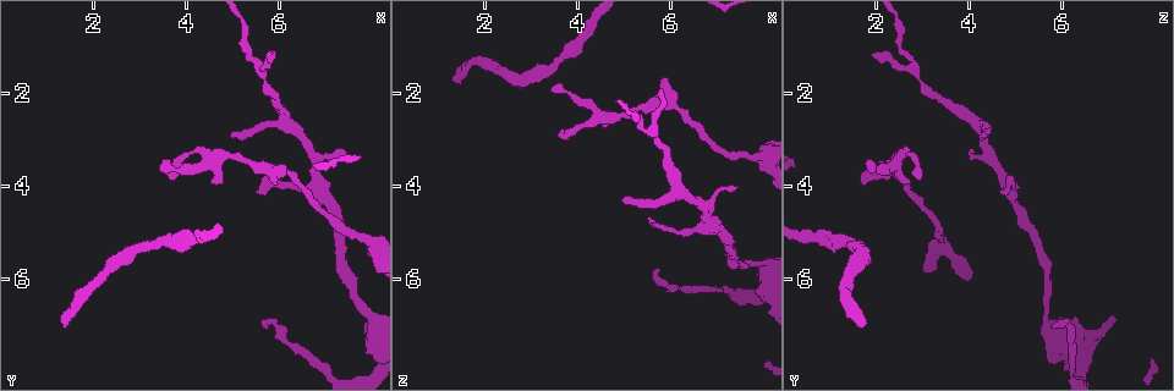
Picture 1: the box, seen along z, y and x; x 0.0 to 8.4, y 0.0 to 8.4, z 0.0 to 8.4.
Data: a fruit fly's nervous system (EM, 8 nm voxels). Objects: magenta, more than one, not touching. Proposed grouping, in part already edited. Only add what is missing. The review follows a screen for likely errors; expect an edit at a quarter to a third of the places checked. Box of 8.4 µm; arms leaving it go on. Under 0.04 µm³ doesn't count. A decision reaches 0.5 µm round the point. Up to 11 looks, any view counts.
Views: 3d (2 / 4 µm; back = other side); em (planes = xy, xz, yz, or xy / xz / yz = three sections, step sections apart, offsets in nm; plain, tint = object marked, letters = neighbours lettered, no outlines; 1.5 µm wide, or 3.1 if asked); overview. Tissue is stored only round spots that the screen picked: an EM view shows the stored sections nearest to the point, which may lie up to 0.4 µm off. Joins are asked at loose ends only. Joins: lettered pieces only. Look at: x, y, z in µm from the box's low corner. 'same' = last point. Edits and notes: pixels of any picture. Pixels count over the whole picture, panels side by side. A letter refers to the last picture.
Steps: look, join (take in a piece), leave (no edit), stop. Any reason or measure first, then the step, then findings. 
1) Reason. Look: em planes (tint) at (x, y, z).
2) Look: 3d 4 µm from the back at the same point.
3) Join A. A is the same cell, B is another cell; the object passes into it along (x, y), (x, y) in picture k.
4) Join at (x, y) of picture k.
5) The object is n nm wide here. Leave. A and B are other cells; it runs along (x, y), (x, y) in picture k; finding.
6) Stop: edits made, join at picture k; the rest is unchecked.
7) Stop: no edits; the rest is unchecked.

Free end. Look: 3d 2 µm at (3.45, 3.65, 1.95).

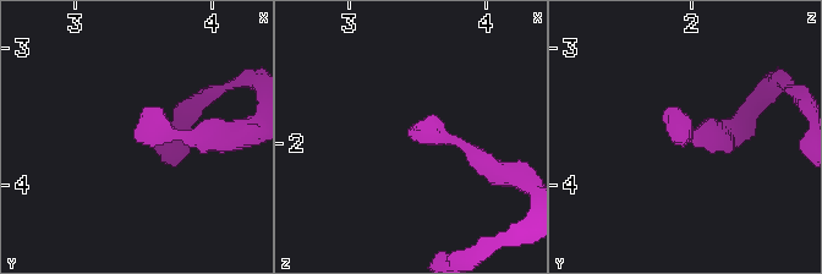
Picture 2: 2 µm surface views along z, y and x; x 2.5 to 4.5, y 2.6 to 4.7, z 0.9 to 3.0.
Now the EM. Look: em planes (letters) at (3.44, 3.62, 1.94).

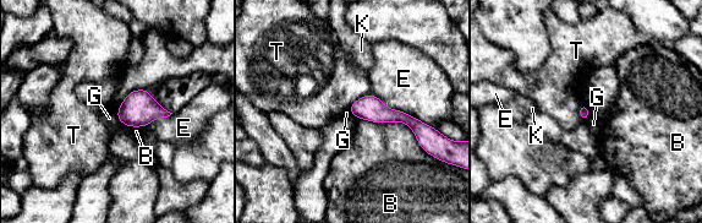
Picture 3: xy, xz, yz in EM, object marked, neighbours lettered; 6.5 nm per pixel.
Leave. B, E, G, K and T are other cells; no lettered piece goes on from it.

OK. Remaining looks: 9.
An open end. Look: em xy step 4 (tint) at (5.00, 2.95, 4.40).

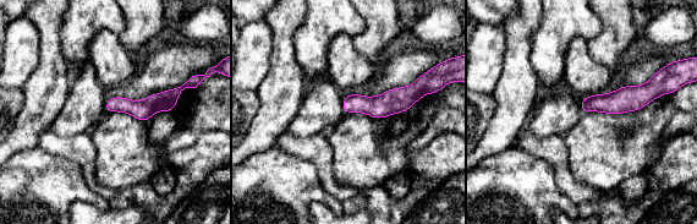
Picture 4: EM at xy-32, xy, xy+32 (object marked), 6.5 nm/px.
Cut it another way. Look: em planes (letters) at the same point.

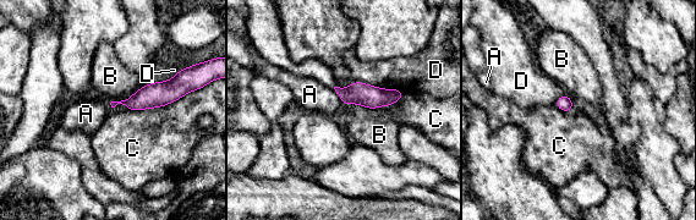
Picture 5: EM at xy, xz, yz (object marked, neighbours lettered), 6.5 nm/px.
The longest contact is with C, 460 nm. Leave. A, B, C and D are other cells; it runs along (339, 91), (366, 95), (400, 93) in picture 5; none of them fits.

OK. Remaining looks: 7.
Branch stops here. Look: em xy step 8 (letters) at (7.40, 3.25, 3.95).

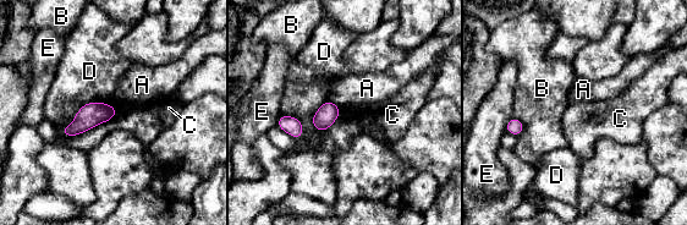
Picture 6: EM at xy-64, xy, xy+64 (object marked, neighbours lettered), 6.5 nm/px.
Cut it another way. Look: em planes (letters) at the same point.

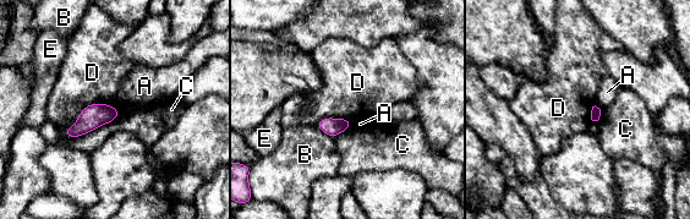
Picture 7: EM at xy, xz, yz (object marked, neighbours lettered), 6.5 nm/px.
The longest contact is with D, 420 nm. Leave. A, B, C, D and E are other cells; none of them fits.

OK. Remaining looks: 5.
Look: 3d 4 µm at (5.75, 1.25, 1.90).

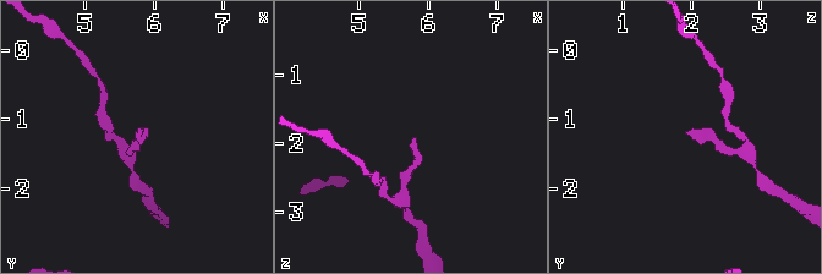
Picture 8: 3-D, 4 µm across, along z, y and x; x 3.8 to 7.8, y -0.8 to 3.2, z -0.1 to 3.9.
Need the tissue. Look: em planes (letters) at (5.80, 1.15, 1.90).

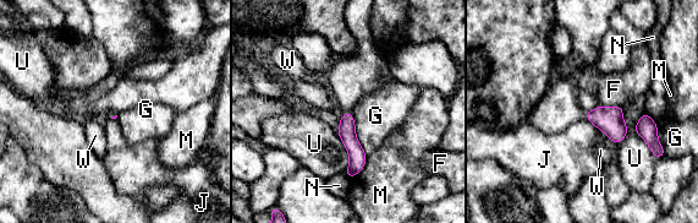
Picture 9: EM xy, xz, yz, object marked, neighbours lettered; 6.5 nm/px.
Leave. F, G, J, M, N, U and W are other cells; no lettered piece goes on from it.

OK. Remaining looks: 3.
Stop: no edits; the rest is unchecked.

